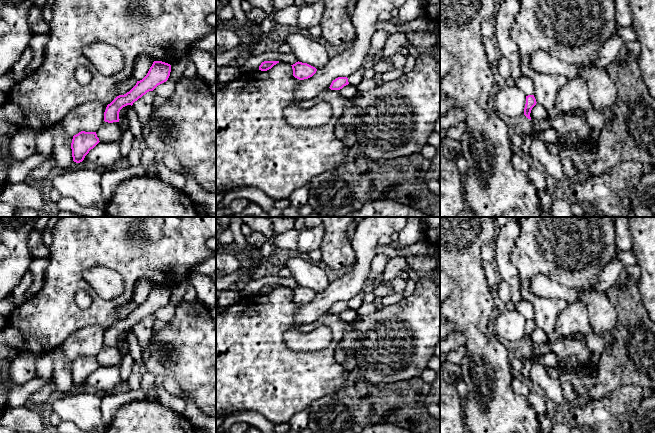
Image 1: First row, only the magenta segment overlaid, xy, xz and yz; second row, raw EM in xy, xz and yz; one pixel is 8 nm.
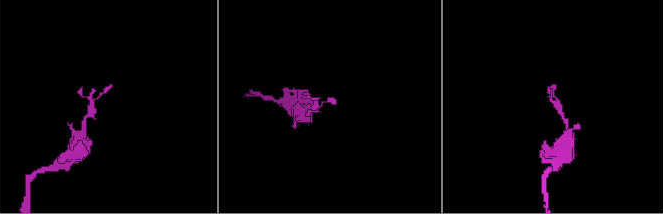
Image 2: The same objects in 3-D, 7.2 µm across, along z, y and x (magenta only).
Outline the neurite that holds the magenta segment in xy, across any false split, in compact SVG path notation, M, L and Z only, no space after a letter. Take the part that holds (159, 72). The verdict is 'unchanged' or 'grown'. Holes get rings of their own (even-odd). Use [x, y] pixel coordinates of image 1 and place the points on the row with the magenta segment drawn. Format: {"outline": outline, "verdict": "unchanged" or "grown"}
{"outline": "M154 61L147 75L126 94L117 96L107 105L104 112L104 121L108 123L119 122L120 110L133 105L149 91L153 91L158 85L166 82L170 76L171 65L162 61Z", "verdict": "unchanged"}

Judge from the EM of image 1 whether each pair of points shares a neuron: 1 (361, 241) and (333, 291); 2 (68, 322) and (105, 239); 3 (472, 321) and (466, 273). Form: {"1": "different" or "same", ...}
{"1": "same", "2": "same", "3": "same"}

